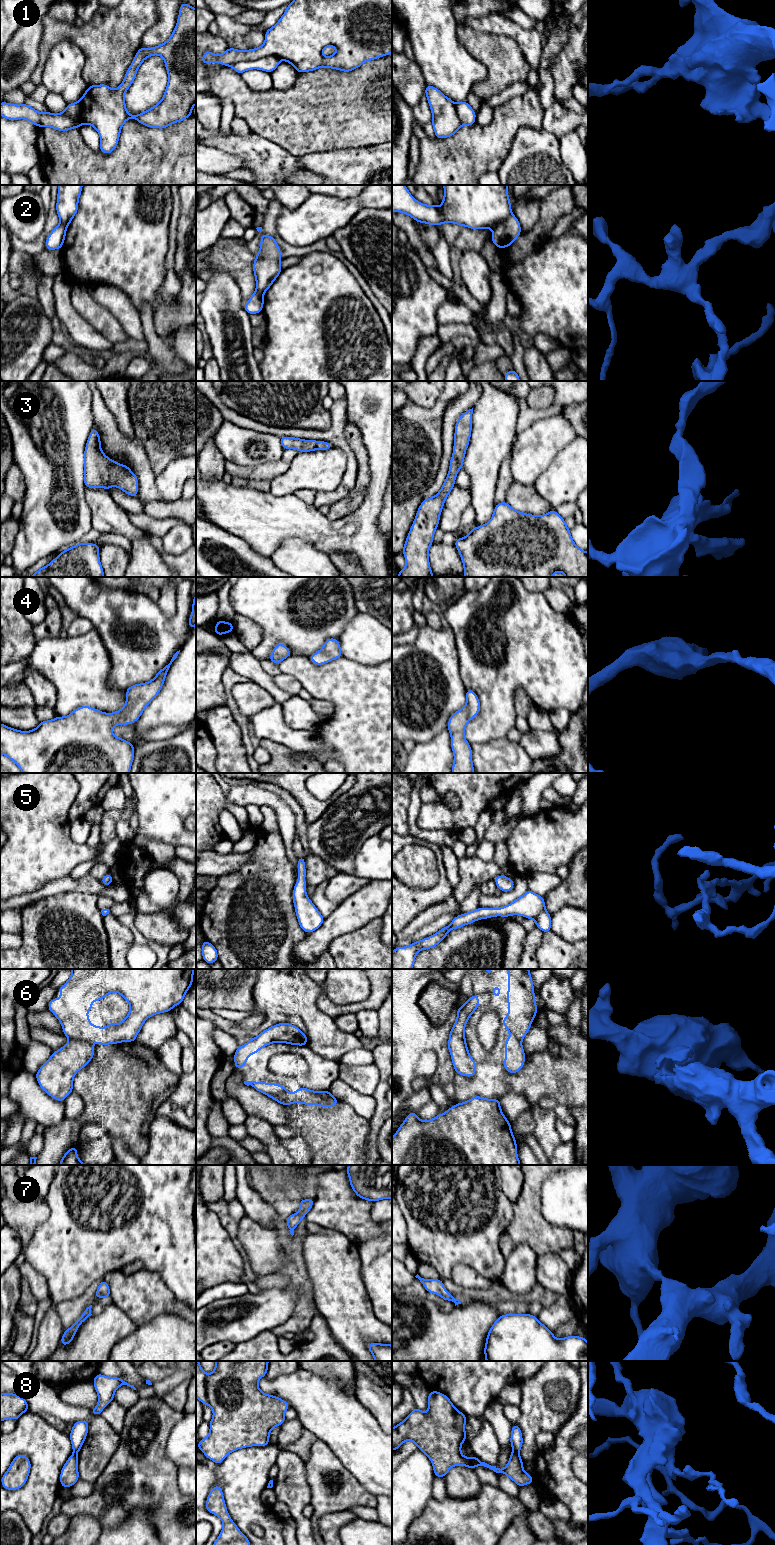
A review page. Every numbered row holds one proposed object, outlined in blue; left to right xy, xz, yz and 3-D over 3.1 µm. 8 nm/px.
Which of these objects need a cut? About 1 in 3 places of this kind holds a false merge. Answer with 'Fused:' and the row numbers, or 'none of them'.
Fused: 1, 2, 8

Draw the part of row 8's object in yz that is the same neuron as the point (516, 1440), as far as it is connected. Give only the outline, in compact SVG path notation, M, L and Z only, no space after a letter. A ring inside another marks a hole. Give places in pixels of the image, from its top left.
M517 1423L513 1424L510 1444L512 1445L512 1453L519 1454L523 1444L523 1438L522 1438L522 1432Z

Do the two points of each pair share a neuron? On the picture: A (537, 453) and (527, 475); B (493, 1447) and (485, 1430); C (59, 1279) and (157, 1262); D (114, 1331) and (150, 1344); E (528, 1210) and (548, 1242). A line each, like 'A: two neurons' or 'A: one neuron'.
A: one neuron
B: one neuron
C: one neuron
D: two neurons
E: one neuron

